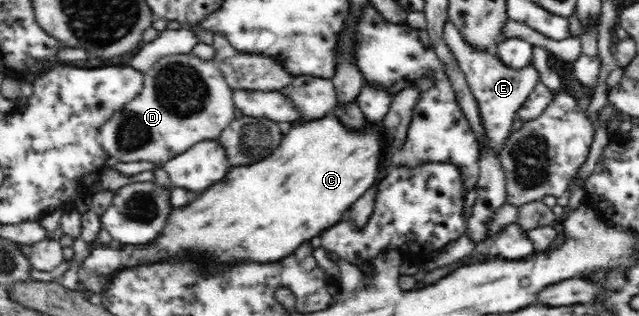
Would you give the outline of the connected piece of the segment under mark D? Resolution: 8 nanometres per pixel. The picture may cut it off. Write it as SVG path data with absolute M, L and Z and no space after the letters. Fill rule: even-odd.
M193 53L175 54L161 58L143 75L139 94L113 111L97 128L100 145L109 157L121 162L154 162L163 165L178 154L183 154L195 143L219 139L220 134L238 117L234 103L234 90L227 84L222 70L212 60L201 60Z

